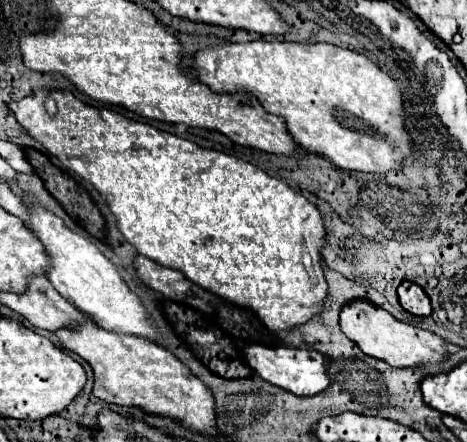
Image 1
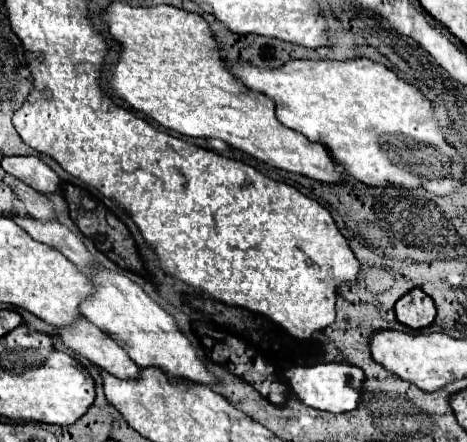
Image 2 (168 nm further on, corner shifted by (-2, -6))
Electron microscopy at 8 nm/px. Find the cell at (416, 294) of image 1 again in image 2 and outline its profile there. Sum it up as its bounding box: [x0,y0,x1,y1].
[394,289,436,329]

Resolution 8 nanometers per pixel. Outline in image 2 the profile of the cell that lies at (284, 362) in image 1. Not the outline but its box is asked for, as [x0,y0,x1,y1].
[282,363,364,413]

